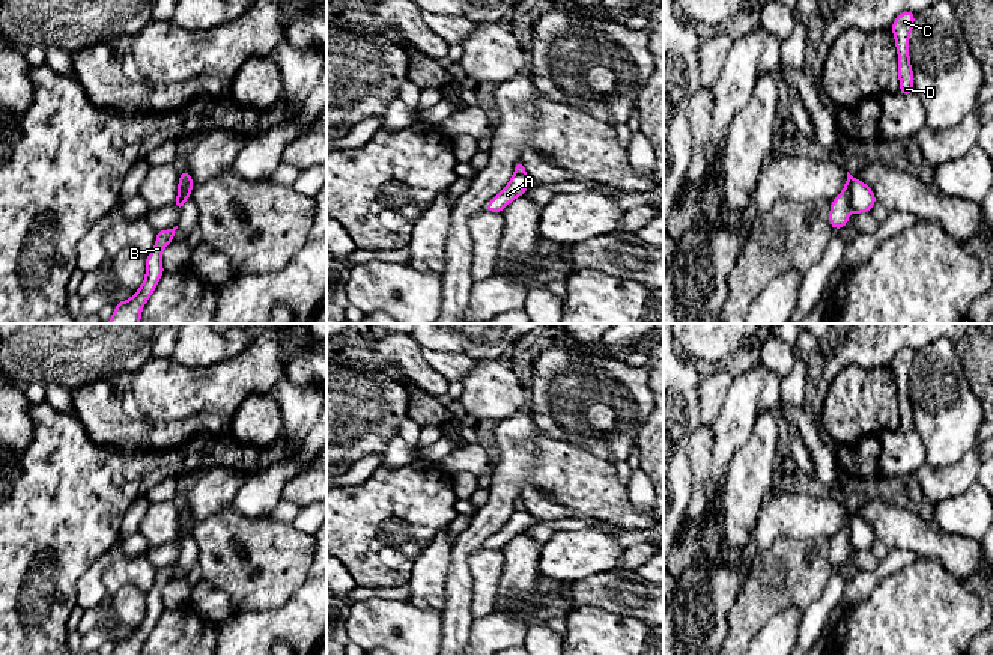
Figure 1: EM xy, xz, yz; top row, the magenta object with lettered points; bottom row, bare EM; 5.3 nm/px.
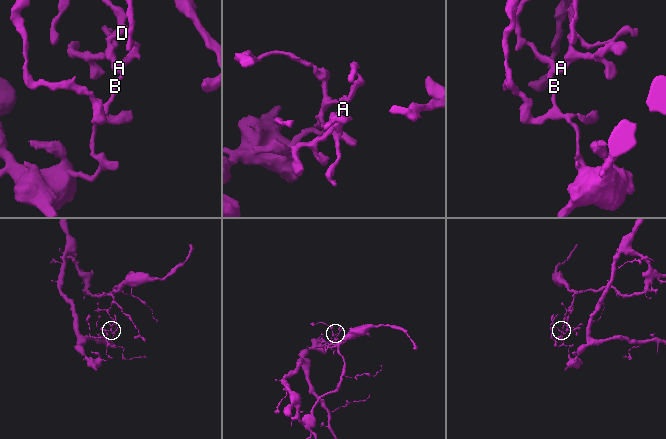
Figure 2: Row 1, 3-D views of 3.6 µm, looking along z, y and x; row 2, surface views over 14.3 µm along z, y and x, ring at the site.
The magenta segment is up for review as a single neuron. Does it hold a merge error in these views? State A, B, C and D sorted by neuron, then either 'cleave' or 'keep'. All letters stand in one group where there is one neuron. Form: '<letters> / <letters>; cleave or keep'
A C D / B; cleave

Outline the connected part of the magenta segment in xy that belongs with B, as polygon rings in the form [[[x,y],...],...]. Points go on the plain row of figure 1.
[[[167,566],[156,569],[156,580],[153,589],[146,593],[146,616],[141,620],[140,626],[126,638],[116,640],[116,647],[111,655],[140,655],[143,643],[153,631],[159,614],[164,611],[161,590],[169,583],[170,578],[175,575],[175,568],[178,566]]]

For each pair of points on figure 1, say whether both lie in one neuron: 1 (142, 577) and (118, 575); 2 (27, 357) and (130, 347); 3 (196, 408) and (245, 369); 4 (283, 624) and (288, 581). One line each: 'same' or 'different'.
1: same
2: same
3: same
4: different

